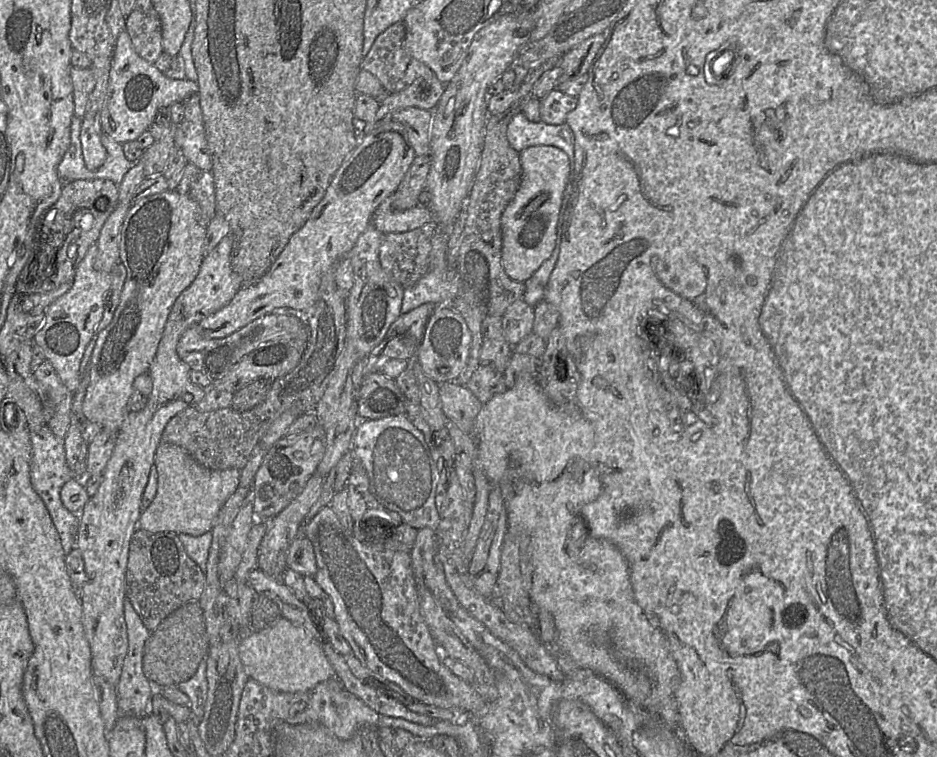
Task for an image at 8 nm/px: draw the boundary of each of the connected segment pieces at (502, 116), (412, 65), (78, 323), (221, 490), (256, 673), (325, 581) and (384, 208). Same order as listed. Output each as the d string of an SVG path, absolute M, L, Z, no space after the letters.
M554 56L529 68L518 88L518 99L504 112L490 115L486 121L482 155L465 204L465 226L456 261L460 279L458 298L478 309L483 317L502 317L510 304L523 300L525 284L511 280L501 261L501 216L514 198L522 176L519 153L510 146L506 131L512 117L521 113L525 104L534 97L541 77L558 66L560 59L561 56Z
M403 21L391 25L377 36L361 62L361 69L374 75L387 93L399 92L416 78L432 72L406 51L405 35Z
M97 244L89 247L75 269L71 288L46 309L44 325L33 338L33 343L38 344L43 349L46 360L51 363L62 383L73 393L80 384L79 370L84 351L94 333L95 327L103 317L105 295L111 286L111 274L97 271L94 268L97 252Z
M161 442L155 454L157 492L151 504L141 511L138 526L151 532L185 533L199 536L213 528L226 500L239 487L241 470L212 470L200 465L181 447Z
M285 617L260 631L250 631L239 639L239 657L250 679L279 692L298 693L335 677L321 643L306 629Z
M330 505L323 507L303 527L302 533L311 541L316 557L317 571L313 578L331 598L339 630L351 646L352 653L365 667L398 684L404 692L425 704L464 710L474 715L491 703L479 694L473 684L459 678L442 663L443 653L421 613L410 553L360 541L341 525Z
M426 192L420 194L420 203L407 210L392 208L391 199L385 199L375 210L371 224L381 233L400 233L415 230L432 221L432 213L425 204Z

